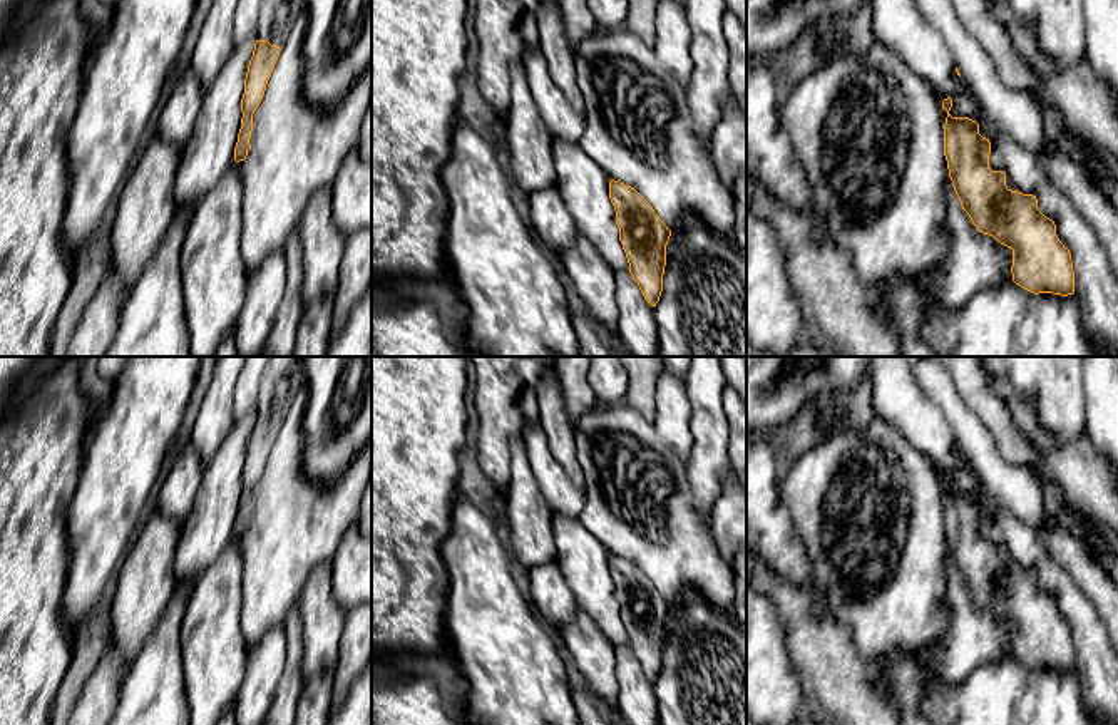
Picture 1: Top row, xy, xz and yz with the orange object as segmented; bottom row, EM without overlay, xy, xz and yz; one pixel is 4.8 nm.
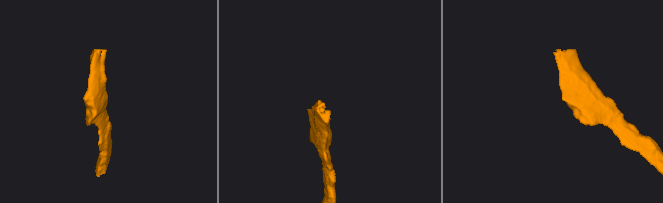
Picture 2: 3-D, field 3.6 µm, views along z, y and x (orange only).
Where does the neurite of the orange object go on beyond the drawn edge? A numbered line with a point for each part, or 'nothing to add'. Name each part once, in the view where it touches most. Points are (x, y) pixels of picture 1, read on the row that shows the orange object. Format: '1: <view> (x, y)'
1: xy (276, 17)

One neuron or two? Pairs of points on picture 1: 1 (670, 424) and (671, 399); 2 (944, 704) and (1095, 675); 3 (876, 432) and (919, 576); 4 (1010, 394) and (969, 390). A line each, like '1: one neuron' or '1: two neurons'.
1: one neuron
2: two neurons
3: one neuron
4: two neurons

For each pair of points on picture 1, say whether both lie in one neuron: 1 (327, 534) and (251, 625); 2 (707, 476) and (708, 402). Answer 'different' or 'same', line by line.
1: same
2: same

